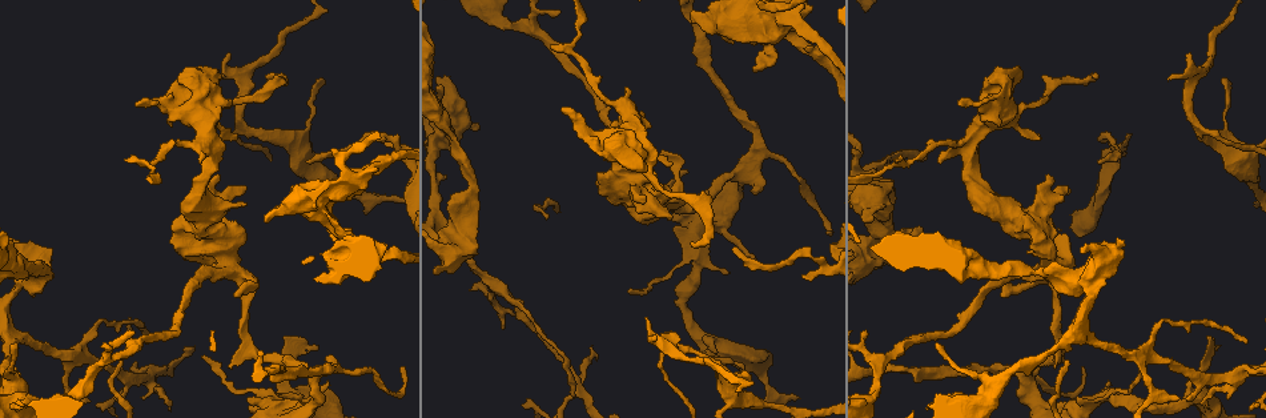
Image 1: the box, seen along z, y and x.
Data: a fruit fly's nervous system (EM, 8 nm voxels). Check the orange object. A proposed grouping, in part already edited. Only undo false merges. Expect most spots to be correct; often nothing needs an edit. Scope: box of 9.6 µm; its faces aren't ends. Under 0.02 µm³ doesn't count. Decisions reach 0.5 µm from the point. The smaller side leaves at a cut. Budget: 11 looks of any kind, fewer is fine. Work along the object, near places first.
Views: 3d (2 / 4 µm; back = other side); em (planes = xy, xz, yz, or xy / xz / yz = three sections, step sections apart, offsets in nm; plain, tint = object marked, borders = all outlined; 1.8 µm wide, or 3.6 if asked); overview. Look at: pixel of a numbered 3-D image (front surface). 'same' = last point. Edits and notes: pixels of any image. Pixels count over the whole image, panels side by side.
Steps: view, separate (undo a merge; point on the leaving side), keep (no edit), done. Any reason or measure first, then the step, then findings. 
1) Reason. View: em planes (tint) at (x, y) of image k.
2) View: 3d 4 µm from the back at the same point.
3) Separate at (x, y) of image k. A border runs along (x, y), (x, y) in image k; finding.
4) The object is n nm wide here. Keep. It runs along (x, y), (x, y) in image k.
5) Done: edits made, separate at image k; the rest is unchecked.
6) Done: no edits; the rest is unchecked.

Side arm on a straight run. View: 3d 4 µm at (148, 377) of image 1.

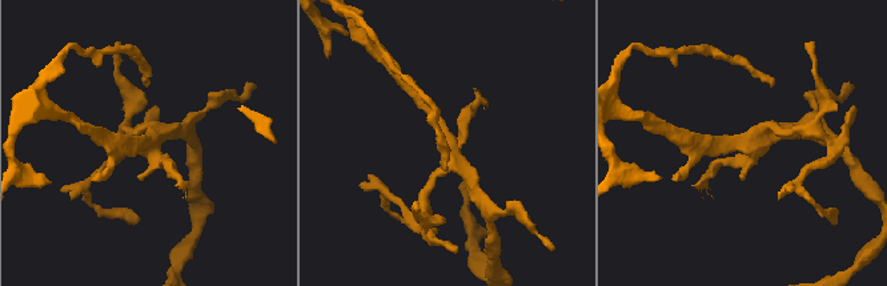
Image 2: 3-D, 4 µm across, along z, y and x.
Need the tissue. View: em planes (plain) at (453, 154) of image 2.

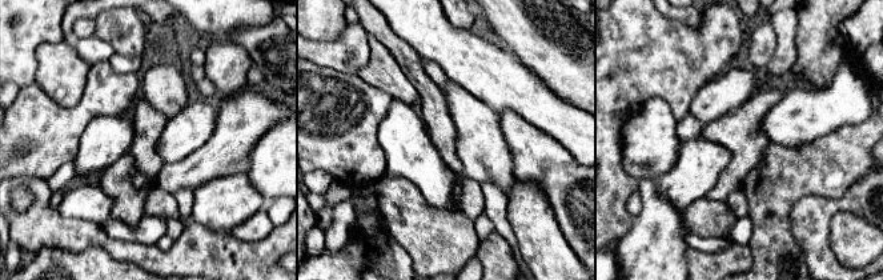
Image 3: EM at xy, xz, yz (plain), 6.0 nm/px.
Where the object lies. View: em planes (tint) at the same point.

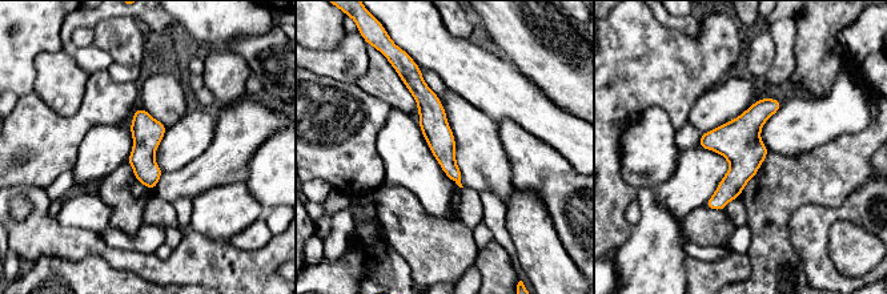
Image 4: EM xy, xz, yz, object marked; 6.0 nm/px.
Keep. It runs along (775, 103), (711, 205) in image 4; one cell here.

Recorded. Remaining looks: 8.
Sudden change in width. View: em xz step 4 (tint) at (232, 269) of image 1.

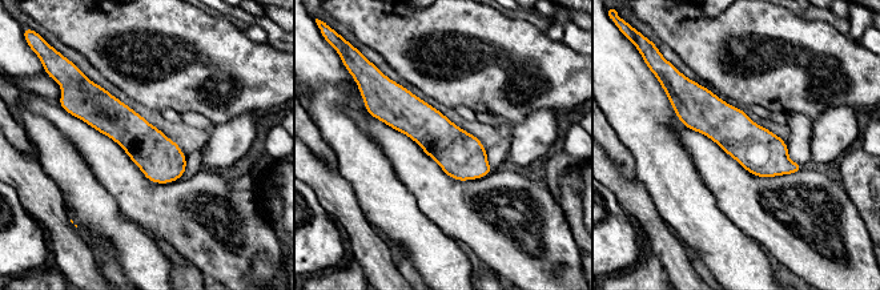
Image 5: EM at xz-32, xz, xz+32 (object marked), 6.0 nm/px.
Cut it another way. View: em planes (tint) at the same point.

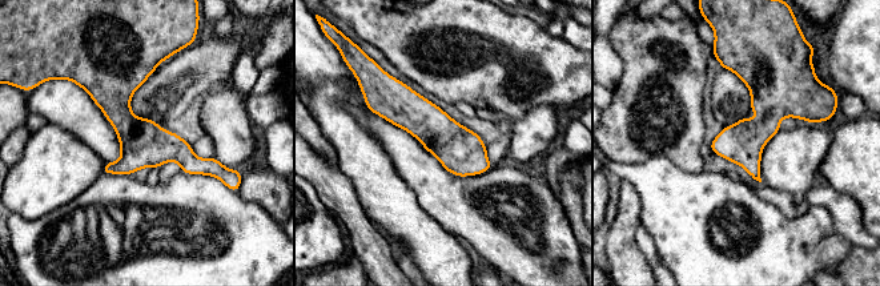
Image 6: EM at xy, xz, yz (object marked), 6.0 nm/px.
Keep. It runs along (139, 59), (123, 113), (216, 173) in image 6; all the same cell.

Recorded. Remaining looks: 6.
Sudden change in width. View: em 3.6 µm planes (plain) at (700, 255) of image 1.

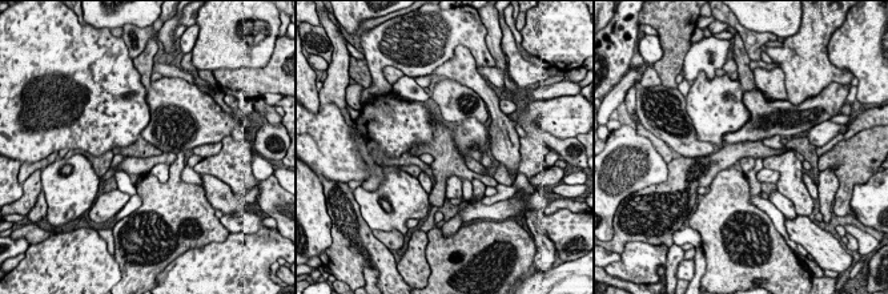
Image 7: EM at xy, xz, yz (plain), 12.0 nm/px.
View: em 3.6 µm planes (tint) at the same point.

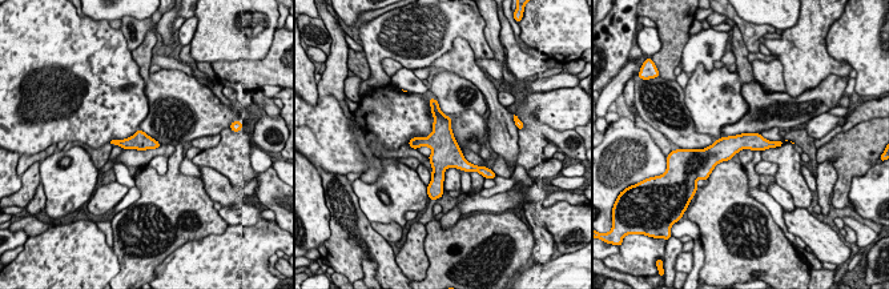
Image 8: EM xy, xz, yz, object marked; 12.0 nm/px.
Keep. It runs along (772, 144), (736, 143), (706, 153) in image 8; one cell here.

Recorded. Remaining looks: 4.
Arms part here. View: 3d 2 µm at (736, 174) of image 1.

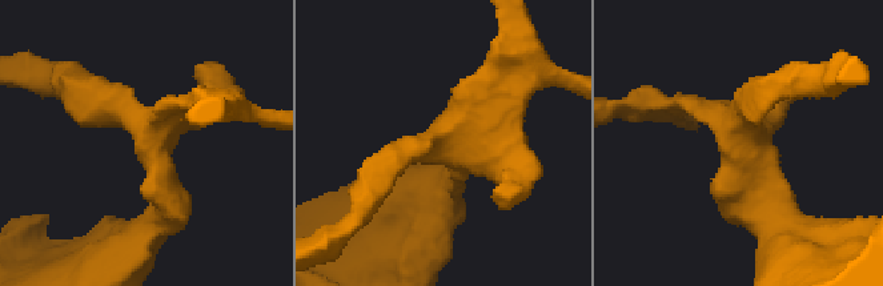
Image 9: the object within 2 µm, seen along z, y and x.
Shape alone is not enough. View: em xz step 8 (tint) at (739, 129) of image 9.

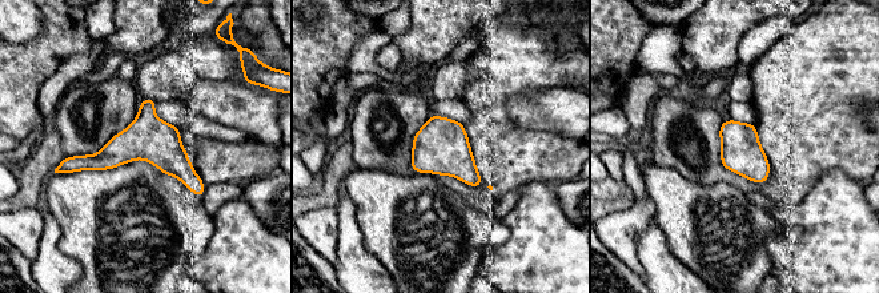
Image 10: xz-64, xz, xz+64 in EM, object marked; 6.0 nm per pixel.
Keep. All the same cell.

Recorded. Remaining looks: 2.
Done: no edits; the rest is unchecked.

